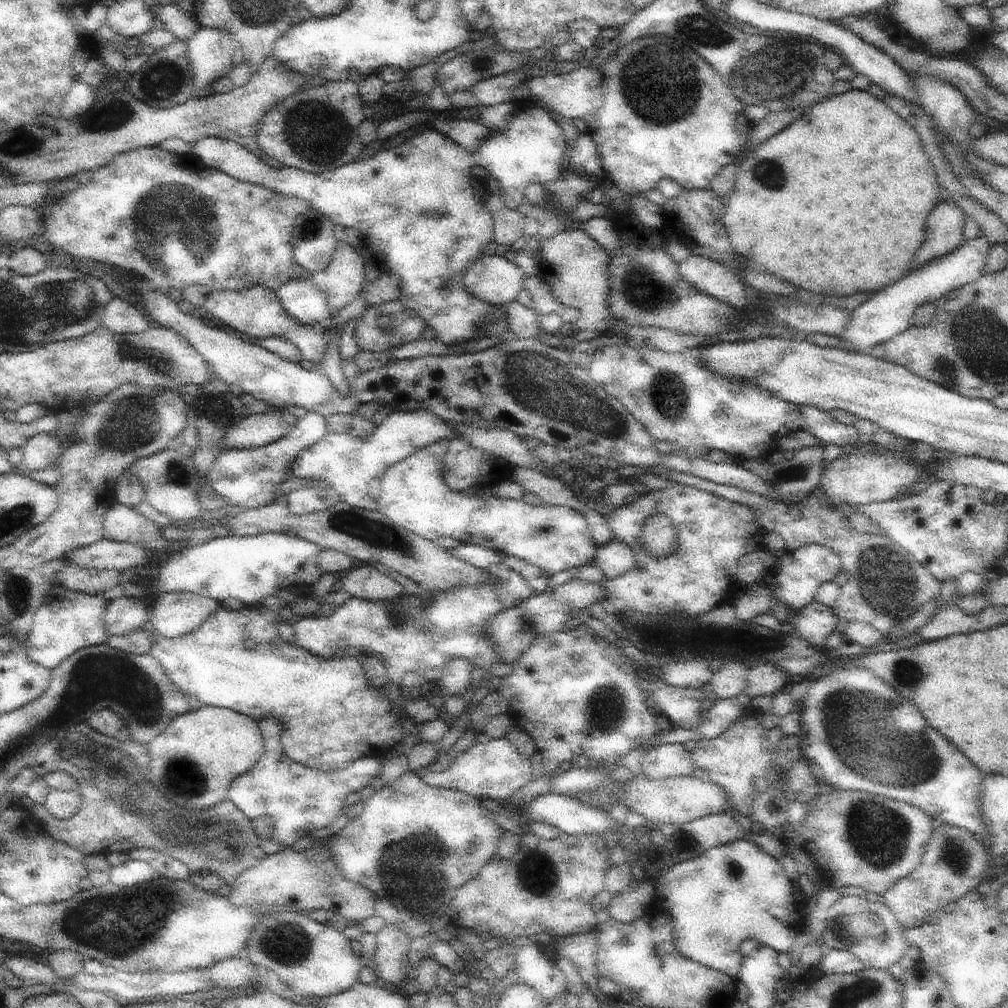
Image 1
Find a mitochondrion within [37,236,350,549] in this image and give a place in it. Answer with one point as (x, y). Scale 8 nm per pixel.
(128, 426)

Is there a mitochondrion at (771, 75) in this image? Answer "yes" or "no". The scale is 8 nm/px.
yes

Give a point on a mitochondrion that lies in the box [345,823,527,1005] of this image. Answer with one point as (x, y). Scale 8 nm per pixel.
(408, 866)

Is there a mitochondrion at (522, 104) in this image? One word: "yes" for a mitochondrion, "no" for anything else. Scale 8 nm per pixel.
no

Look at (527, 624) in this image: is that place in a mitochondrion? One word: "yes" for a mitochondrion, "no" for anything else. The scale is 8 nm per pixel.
yes

